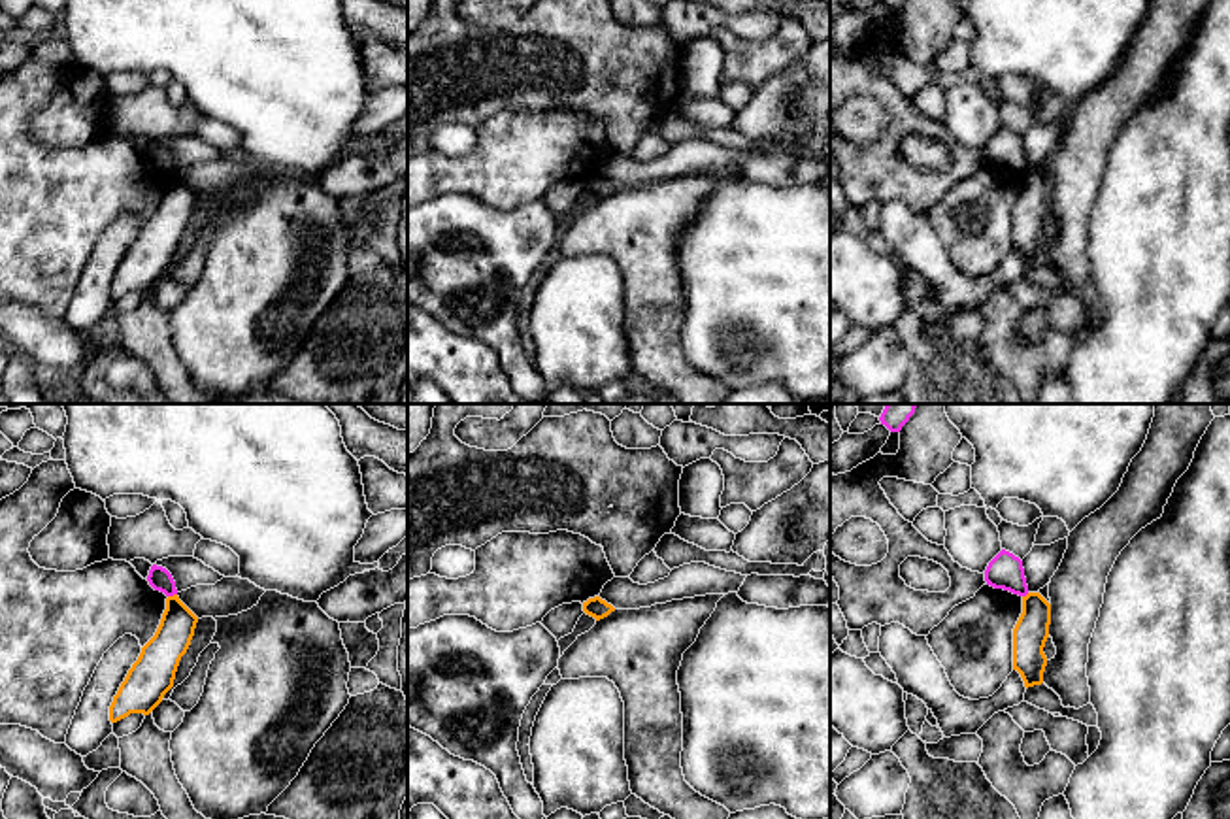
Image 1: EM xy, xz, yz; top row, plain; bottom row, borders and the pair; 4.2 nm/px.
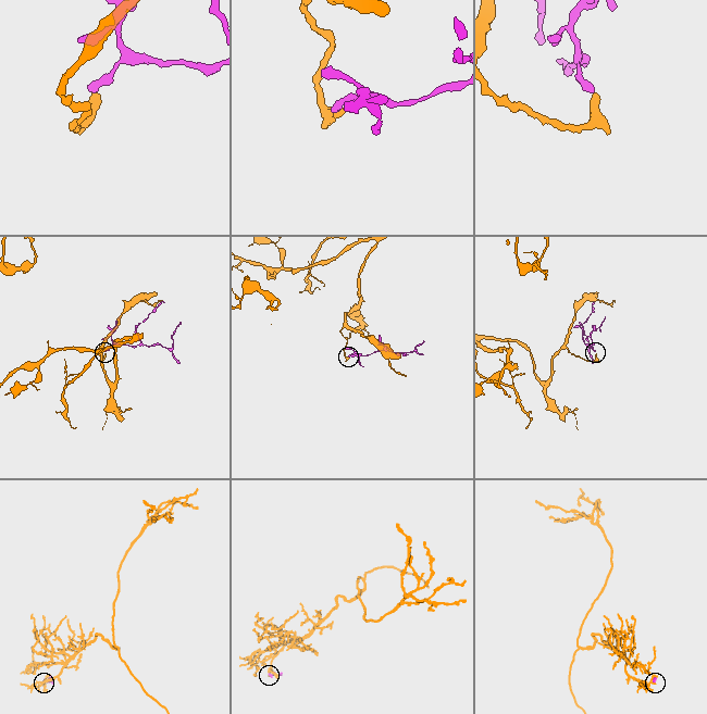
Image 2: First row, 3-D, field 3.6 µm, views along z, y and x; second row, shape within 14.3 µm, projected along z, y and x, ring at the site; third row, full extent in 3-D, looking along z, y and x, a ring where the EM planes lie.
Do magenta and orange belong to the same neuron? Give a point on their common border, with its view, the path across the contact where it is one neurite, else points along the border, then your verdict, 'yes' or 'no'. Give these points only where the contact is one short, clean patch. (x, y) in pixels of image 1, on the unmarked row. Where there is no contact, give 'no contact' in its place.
meets magenta in xy at (172, 172); border along xy (176, 170), (168, 174); no

